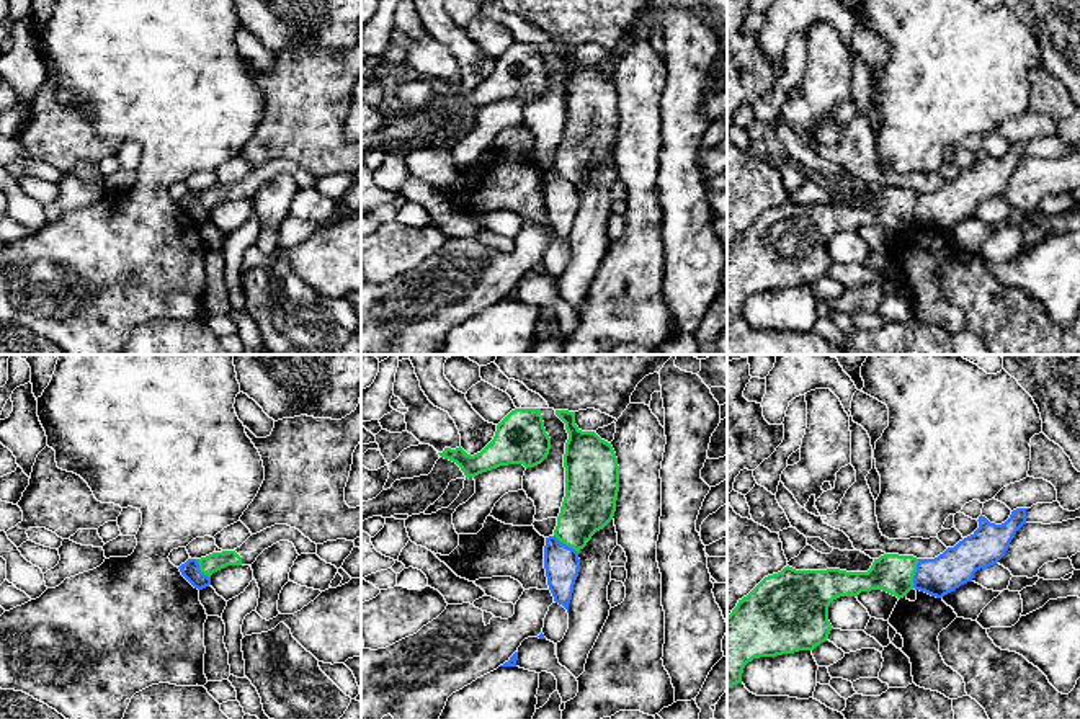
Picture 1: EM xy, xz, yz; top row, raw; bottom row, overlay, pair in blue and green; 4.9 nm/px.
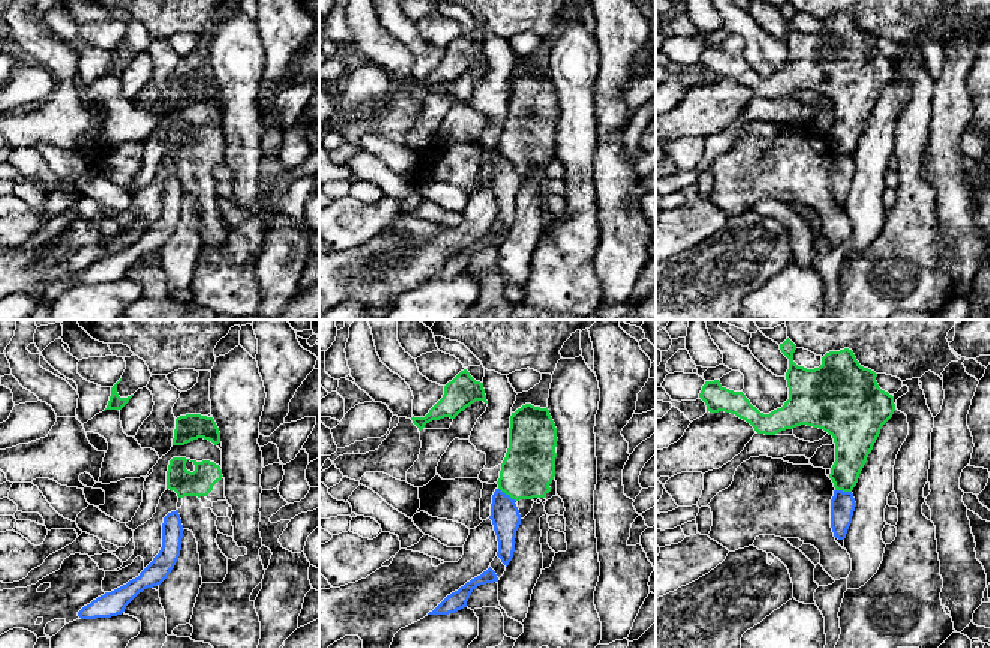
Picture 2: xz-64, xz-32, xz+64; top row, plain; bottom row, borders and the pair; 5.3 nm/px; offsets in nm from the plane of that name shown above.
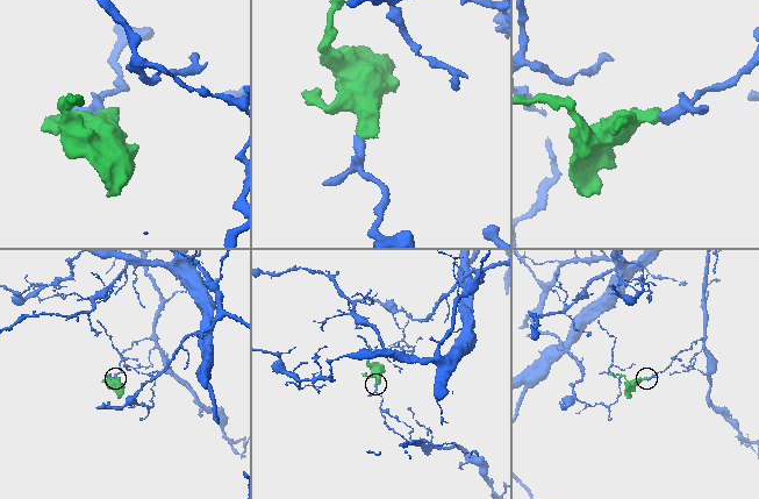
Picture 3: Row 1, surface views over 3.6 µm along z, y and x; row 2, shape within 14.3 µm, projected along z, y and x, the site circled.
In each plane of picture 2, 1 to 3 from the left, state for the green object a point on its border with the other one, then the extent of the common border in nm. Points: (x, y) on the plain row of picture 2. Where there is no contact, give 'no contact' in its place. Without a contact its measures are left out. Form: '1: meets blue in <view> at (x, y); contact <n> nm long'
1: no contact
2: meets blue in xz-32 at (507, 159); contact 120 nm long
3: meets blue in xz+64 at (842, 155); contact 90 nm long

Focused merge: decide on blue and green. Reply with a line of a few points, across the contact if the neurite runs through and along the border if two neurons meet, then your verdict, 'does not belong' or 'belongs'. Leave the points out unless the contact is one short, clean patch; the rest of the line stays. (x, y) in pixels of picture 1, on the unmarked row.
line yz (919, 193), (912, 221); does not belong

